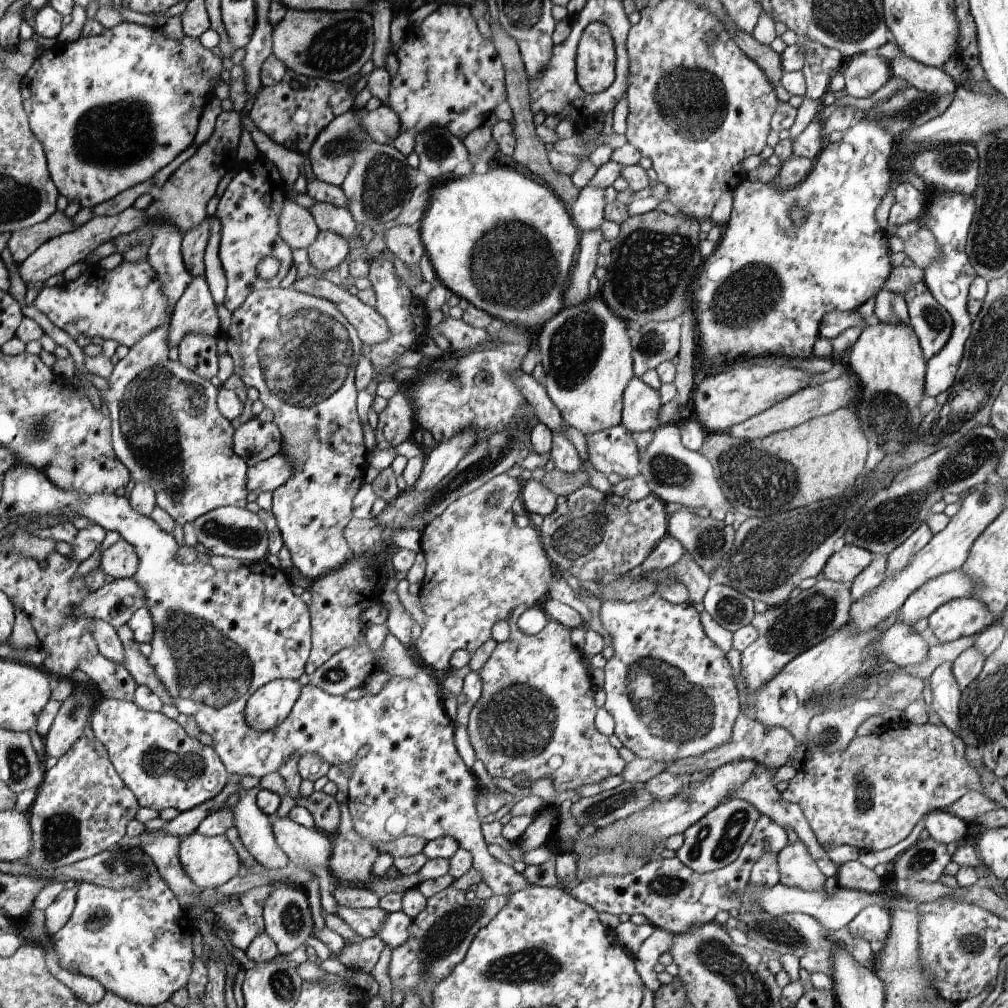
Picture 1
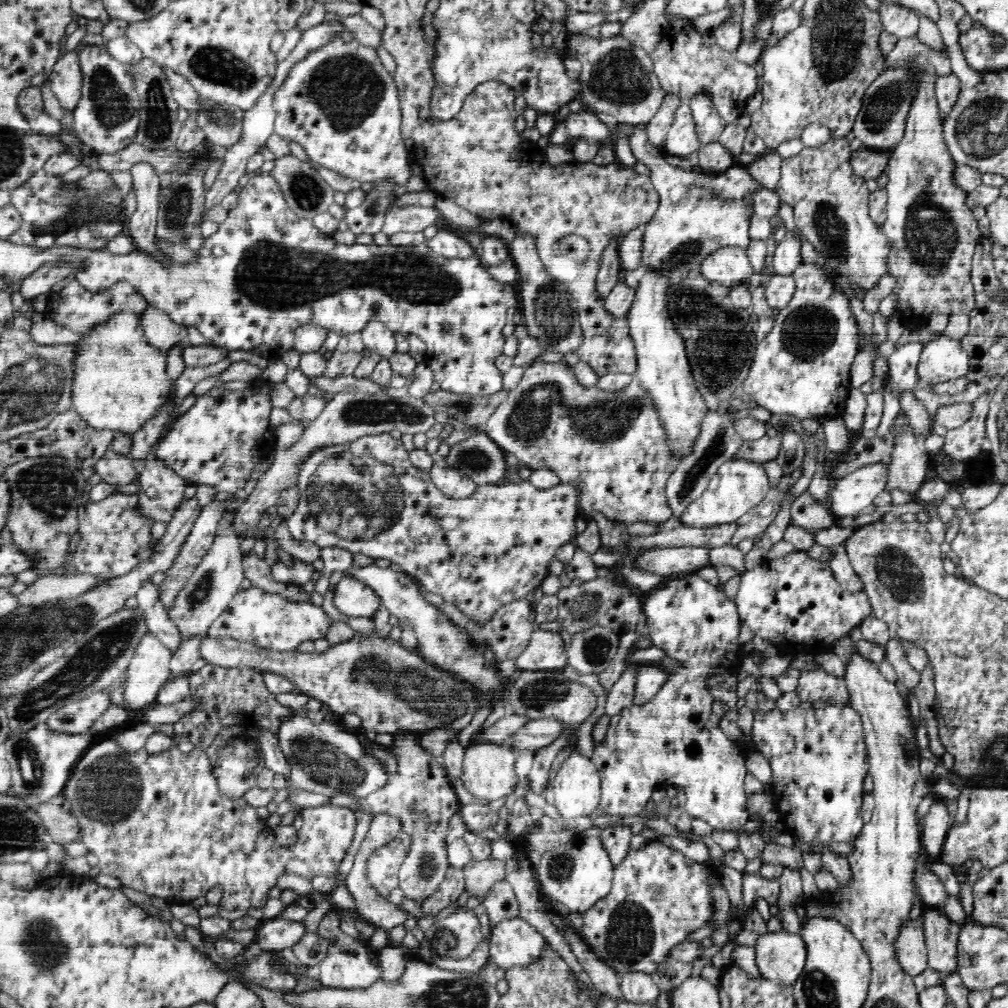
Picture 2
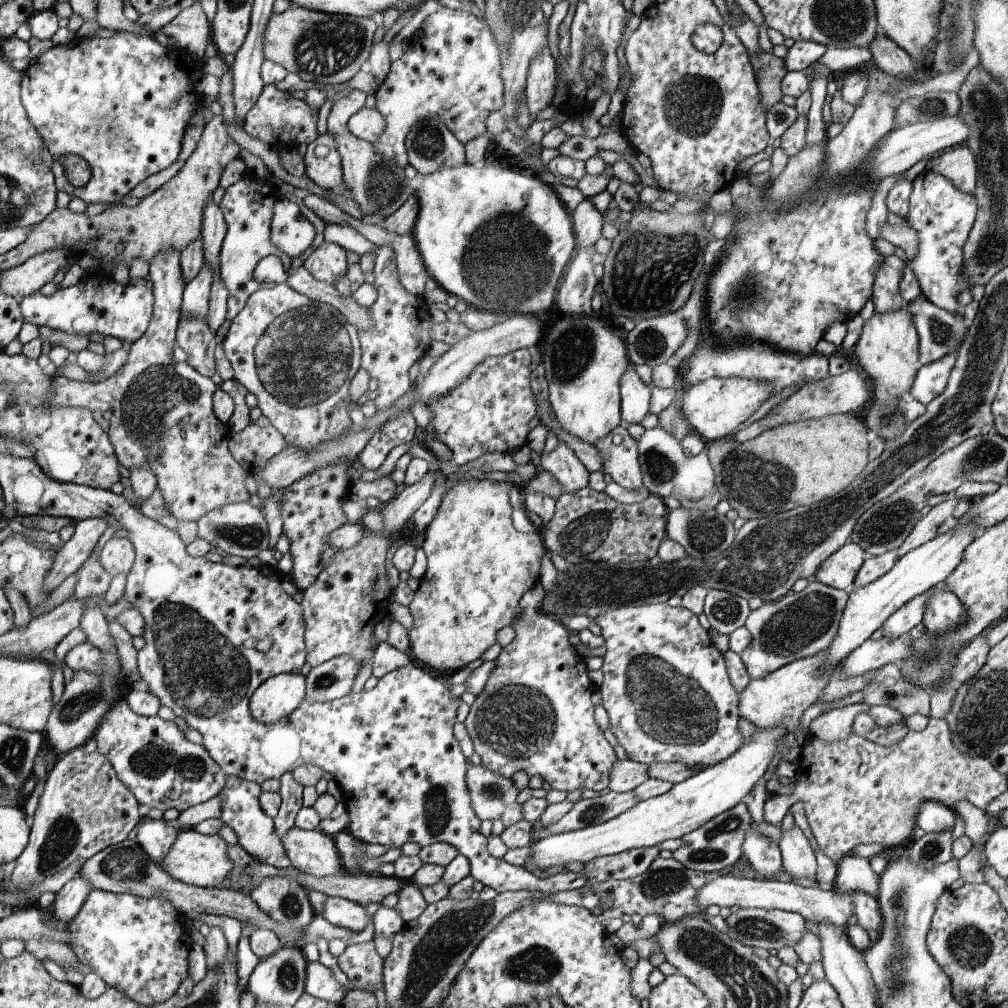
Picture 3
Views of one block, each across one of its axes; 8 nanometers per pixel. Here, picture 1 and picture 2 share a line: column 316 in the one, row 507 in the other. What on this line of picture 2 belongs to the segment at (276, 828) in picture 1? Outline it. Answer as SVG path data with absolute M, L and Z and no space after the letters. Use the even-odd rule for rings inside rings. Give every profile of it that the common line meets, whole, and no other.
M885 461L875 462L861 466L853 473L834 481L829 494L829 510L835 518L856 517L861 510L868 508L874 503L883 491L886 491L888 480L888 463Z

